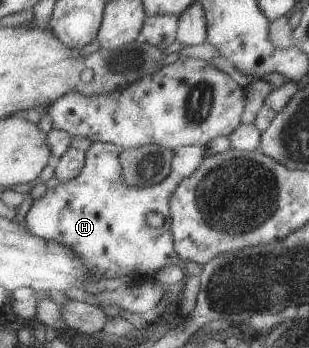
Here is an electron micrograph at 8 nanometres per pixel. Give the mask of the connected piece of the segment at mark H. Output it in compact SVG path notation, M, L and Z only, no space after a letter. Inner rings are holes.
M94 142L92 148L87 152L87 163L84 171L79 177L68 182L58 184L54 189L44 195L43 199L34 202L27 212L26 223L30 231L34 231L38 237L44 237L47 241L58 241L64 247L72 247L84 263L88 263L100 279L114 279L115 277L126 276L129 282L139 282L143 276L147 279L160 269L174 265L181 267L185 261L180 258L175 247L175 236L171 217L171 200L176 189L184 179L194 175L207 158L204 146L183 146L176 151L176 158L173 162L172 174L156 187L140 189L126 185L124 181L123 164L120 163L121 153L125 149L108 142ZM153 211L164 217L164 223L160 228L154 229L148 225L146 215Z

